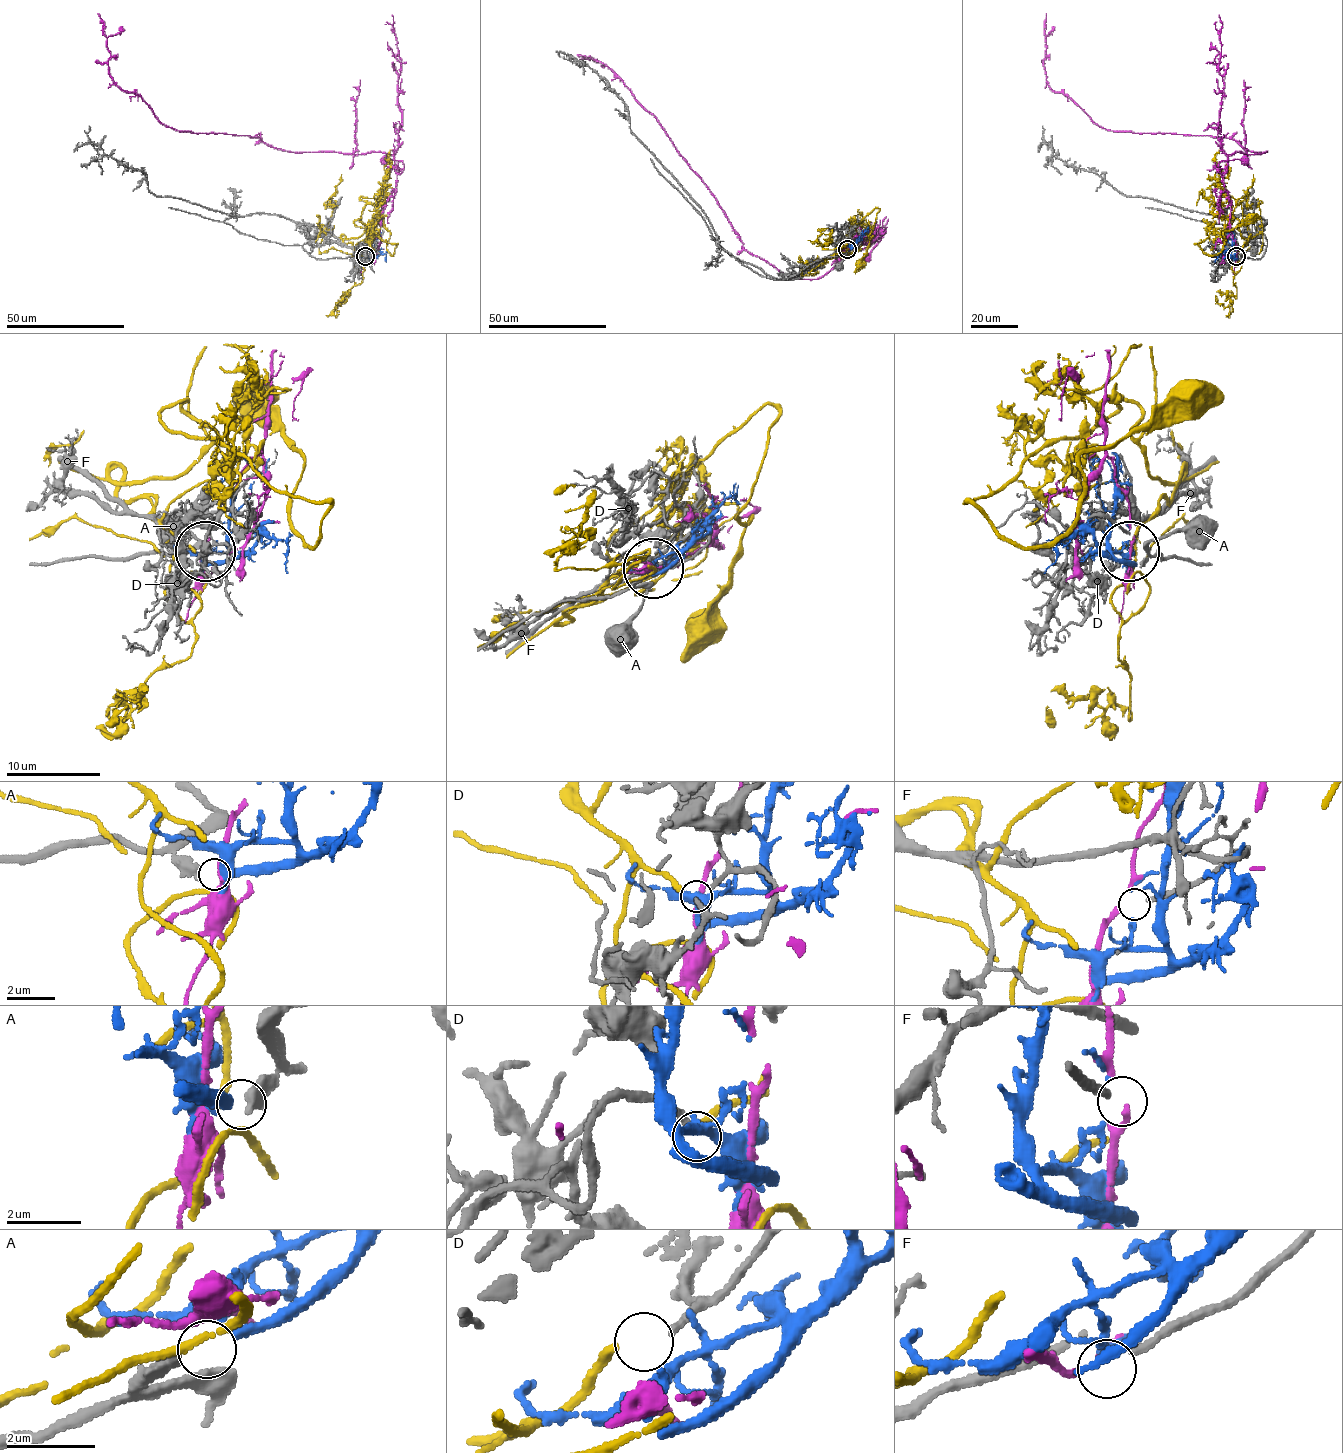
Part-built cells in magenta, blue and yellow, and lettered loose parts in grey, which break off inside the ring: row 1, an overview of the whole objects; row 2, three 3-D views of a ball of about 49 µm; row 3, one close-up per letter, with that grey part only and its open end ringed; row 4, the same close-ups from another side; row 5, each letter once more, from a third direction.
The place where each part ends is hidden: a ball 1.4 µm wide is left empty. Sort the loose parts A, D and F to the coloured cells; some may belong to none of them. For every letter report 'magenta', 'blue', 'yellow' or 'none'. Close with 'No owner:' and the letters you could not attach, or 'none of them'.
A: blue
D: yellow
F: none
No owner: F

